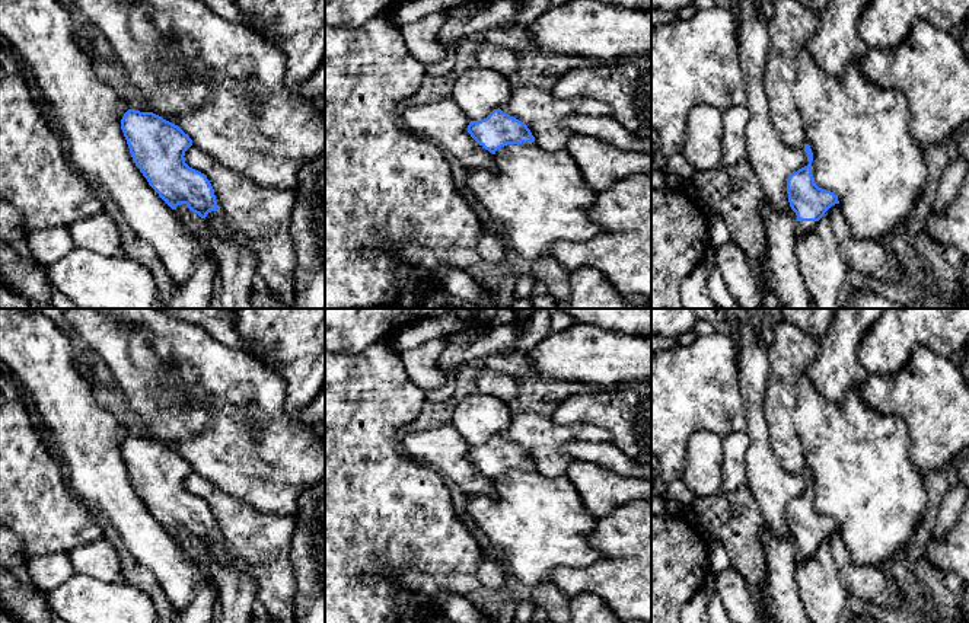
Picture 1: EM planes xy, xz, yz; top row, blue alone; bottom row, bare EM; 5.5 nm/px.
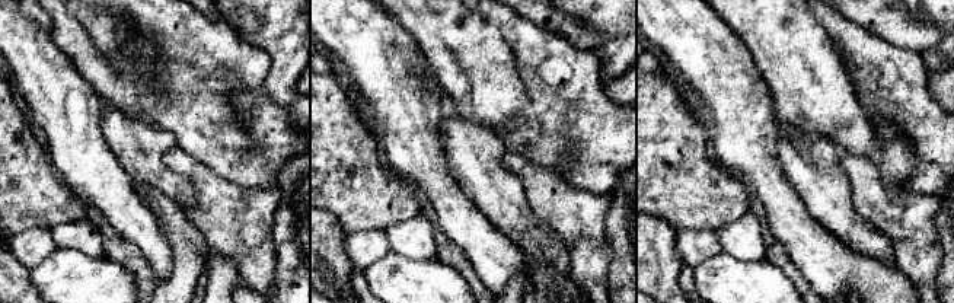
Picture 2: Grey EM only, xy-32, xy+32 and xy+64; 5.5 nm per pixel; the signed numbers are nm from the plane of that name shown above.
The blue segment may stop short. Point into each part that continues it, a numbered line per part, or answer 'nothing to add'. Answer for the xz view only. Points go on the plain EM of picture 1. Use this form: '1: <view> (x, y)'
nothing to add

